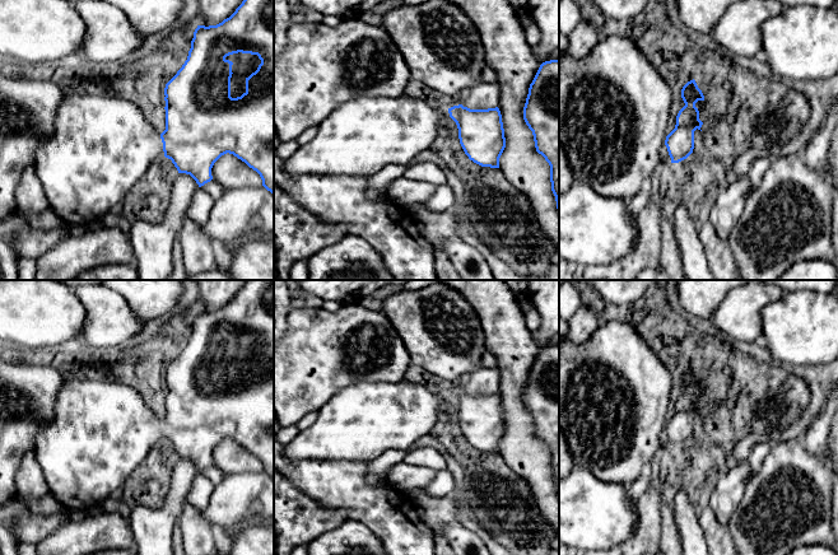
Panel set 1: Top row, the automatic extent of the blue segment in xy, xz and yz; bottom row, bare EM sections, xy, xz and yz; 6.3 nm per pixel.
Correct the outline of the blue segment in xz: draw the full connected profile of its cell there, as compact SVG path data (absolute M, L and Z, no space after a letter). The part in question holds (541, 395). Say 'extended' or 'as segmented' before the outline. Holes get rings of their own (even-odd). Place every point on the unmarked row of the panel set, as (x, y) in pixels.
as segmented; M559 344L540 350L523 392L535 433L550 451L551 476L559 496Z

